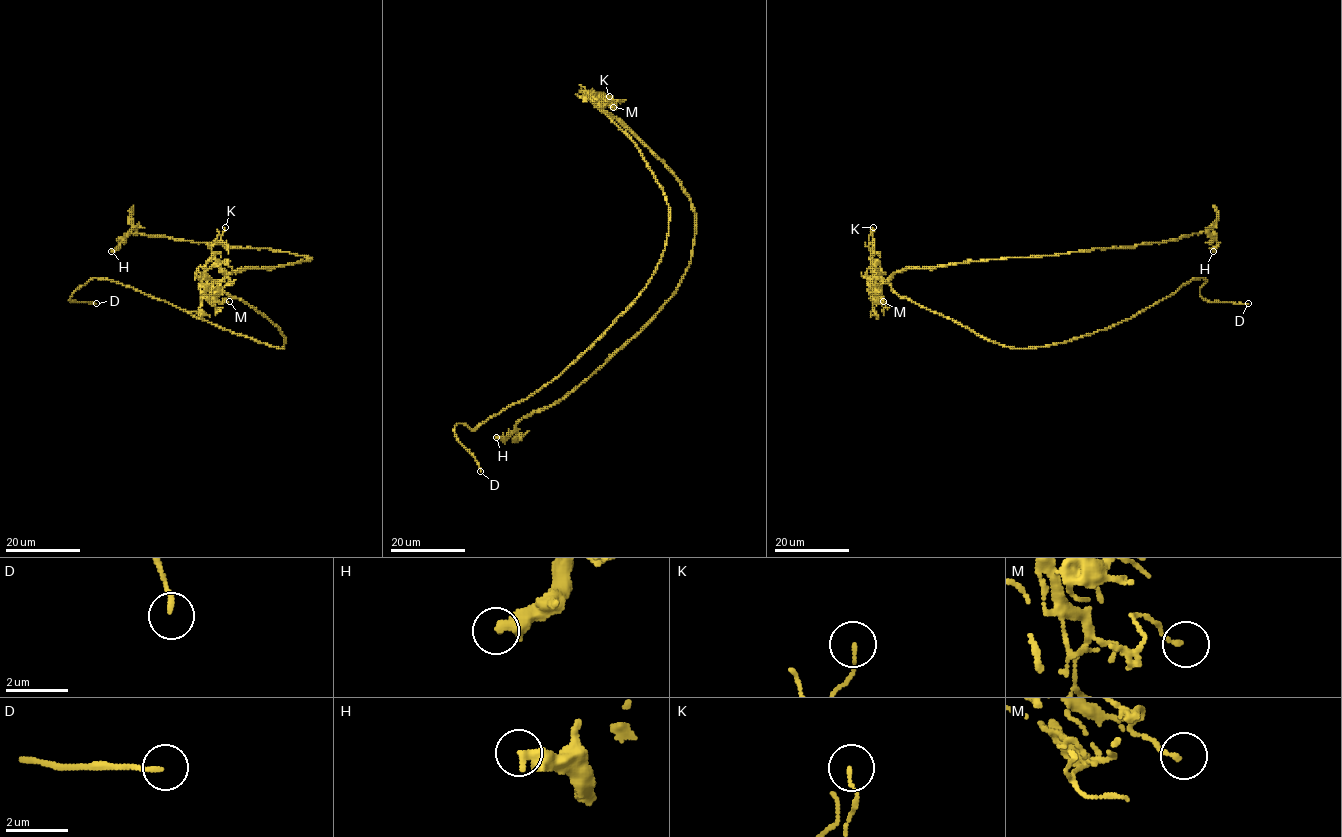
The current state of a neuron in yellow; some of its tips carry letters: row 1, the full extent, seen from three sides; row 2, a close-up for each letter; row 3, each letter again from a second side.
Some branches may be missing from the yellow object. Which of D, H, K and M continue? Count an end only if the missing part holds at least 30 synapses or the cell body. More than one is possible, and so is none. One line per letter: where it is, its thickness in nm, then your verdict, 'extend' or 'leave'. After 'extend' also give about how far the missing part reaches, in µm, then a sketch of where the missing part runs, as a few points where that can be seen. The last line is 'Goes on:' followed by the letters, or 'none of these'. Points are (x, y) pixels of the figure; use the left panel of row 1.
D: place (96, 303); calibre 150 nm; extend; missing 5 µm; course (96, 303), (84, 300)
H: place (111, 251); calibre 480 nm; leave
K: place (225, 227); calibre 90 nm; leave
M: place (229, 301); calibre 140 nm; leave
Goes on: D

